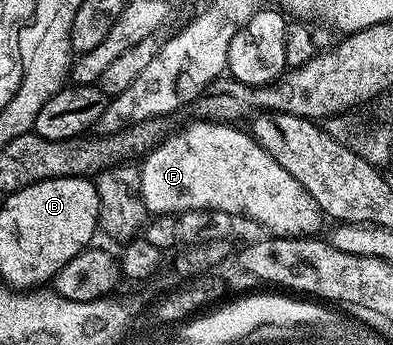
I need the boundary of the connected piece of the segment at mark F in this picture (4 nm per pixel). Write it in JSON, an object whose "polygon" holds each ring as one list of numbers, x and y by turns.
{"polygon":[[199,121,182,129,179,133,165,136,161,143,155,145,152,152,146,154,141,162,142,198,146,200,147,214,187,213,193,209,215,209,247,217,266,228,267,234,276,237,312,237,321,234,324,214,322,208,308,195,308,191,260,143,254,140,242,127,217,121]]}

